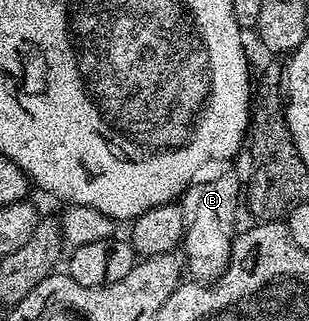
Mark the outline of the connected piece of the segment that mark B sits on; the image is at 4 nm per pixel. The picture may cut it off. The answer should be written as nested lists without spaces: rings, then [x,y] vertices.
[[[226,159],[204,163],[190,180],[190,186],[180,198],[186,229],[182,232],[180,252],[184,269],[195,282],[213,283],[228,267],[232,232],[226,225],[234,221],[238,213],[238,173]]]

